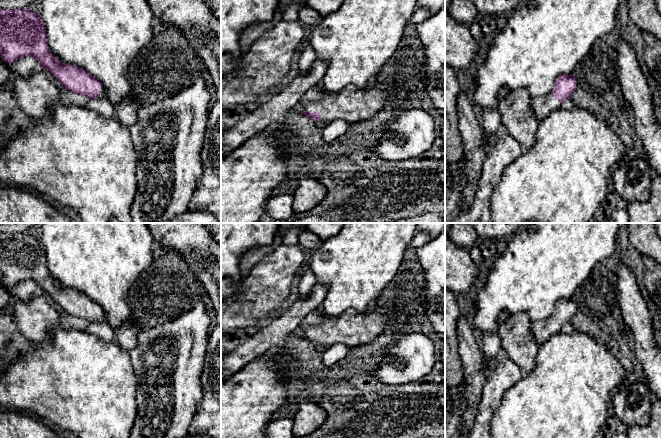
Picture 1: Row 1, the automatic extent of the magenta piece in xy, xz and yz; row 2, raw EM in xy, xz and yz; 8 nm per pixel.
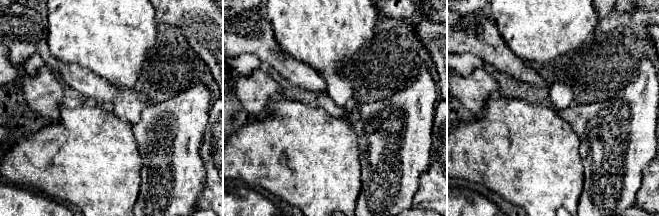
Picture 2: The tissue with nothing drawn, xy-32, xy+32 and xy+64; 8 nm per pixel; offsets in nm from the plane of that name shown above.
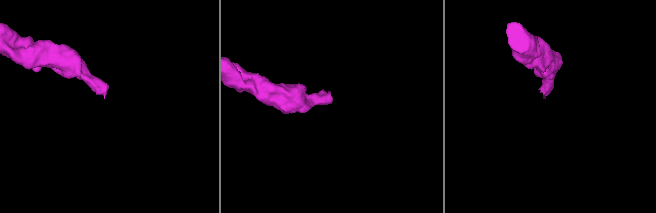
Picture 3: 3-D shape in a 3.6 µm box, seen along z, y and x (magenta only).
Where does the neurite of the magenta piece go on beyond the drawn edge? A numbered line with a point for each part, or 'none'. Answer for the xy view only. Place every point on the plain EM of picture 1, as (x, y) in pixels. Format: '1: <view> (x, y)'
1: xy (102, 318)

